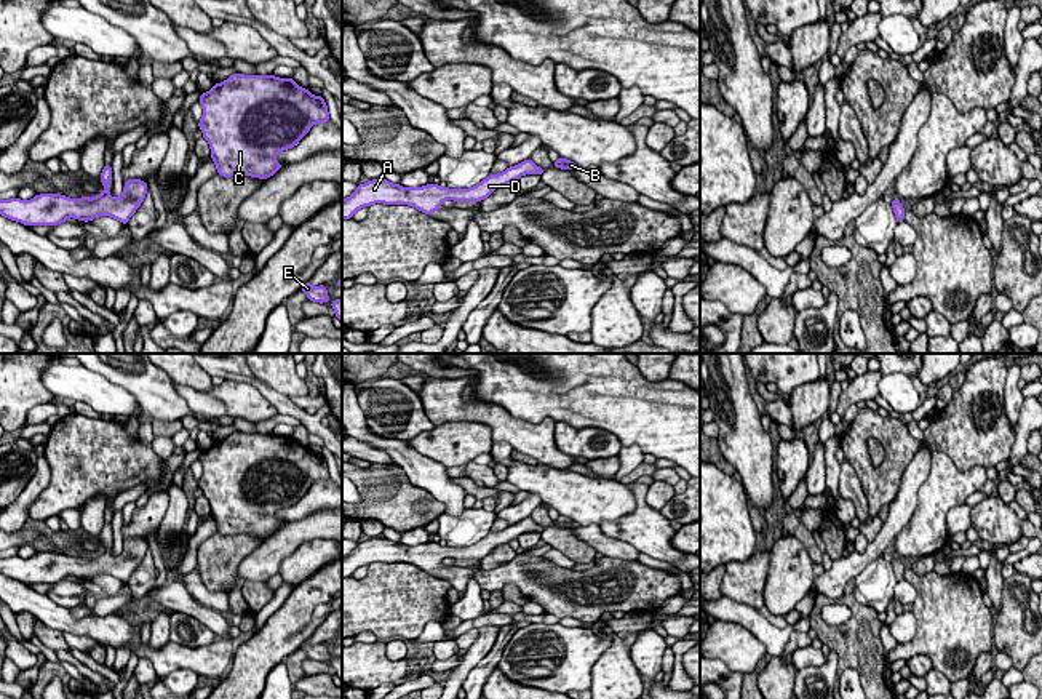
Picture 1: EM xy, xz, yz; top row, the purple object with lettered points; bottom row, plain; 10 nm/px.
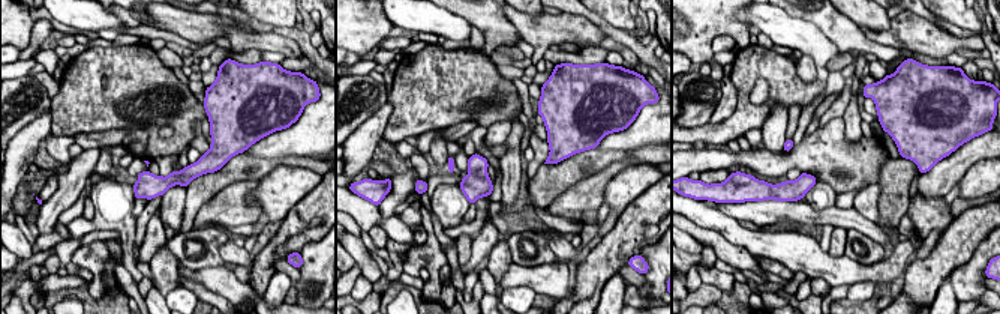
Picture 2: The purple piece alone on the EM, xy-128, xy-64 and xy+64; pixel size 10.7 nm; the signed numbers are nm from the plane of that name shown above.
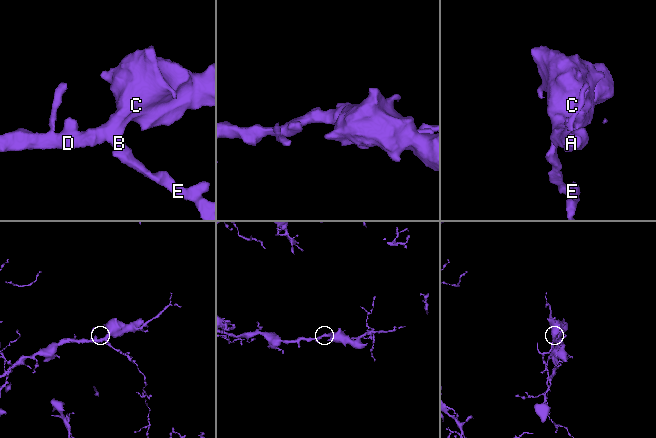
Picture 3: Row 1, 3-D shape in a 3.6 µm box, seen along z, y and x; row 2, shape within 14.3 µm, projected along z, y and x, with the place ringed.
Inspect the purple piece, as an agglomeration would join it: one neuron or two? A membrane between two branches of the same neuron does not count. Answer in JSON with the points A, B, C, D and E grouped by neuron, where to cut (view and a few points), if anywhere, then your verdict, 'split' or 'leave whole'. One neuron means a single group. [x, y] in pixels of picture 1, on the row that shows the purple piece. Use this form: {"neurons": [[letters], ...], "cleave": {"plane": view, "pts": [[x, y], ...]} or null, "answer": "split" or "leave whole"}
{"neurons": [["A", "B", "C", "D", "E"]], "cleave": null, "answer": "leave whole"}

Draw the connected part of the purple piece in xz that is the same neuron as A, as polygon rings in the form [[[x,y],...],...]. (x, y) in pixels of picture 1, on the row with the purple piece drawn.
[[[531,158],[508,166],[505,171],[489,174],[486,179],[468,189],[449,189],[439,184],[427,184],[422,187],[403,187],[387,179],[371,179],[369,182],[358,184],[355,192],[342,200],[342,219],[352,219],[352,216],[374,203],[384,205],[408,205],[432,216],[439,210],[446,200],[454,202],[483,202],[495,189],[508,186],[511,181],[518,181],[524,174],[540,174],[545,168],[537,166]]]

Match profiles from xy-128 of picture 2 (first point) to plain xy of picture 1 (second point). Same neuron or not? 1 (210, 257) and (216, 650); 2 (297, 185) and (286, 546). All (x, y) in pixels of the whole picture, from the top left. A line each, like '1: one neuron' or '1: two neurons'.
1: two neurons
2: two neurons

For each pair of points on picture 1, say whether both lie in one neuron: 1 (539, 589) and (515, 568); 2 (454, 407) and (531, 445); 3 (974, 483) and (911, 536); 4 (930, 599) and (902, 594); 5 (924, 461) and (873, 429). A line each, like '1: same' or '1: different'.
1: same
2: same
3: same
4: different
5: different

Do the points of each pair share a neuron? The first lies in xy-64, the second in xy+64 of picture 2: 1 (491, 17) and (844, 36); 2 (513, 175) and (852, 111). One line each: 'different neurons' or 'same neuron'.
1: same neuron
2: same neuron

